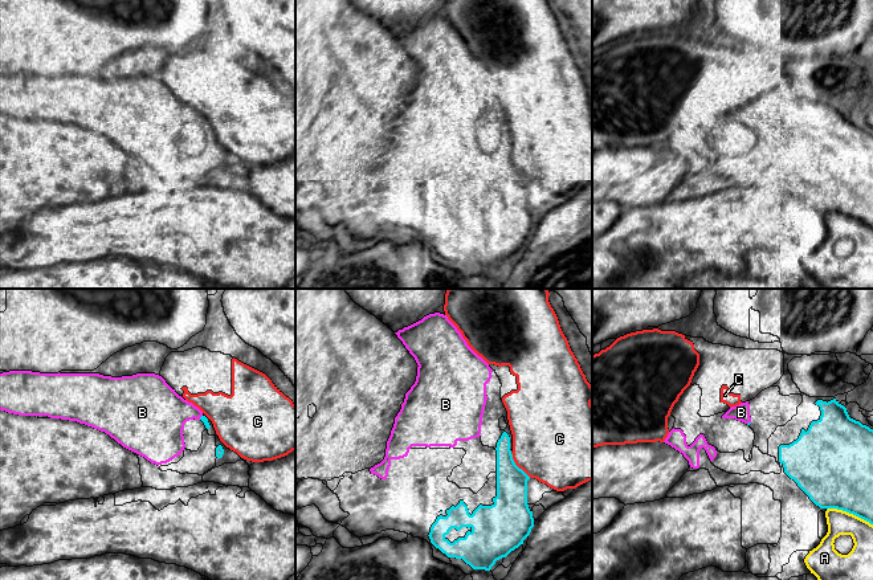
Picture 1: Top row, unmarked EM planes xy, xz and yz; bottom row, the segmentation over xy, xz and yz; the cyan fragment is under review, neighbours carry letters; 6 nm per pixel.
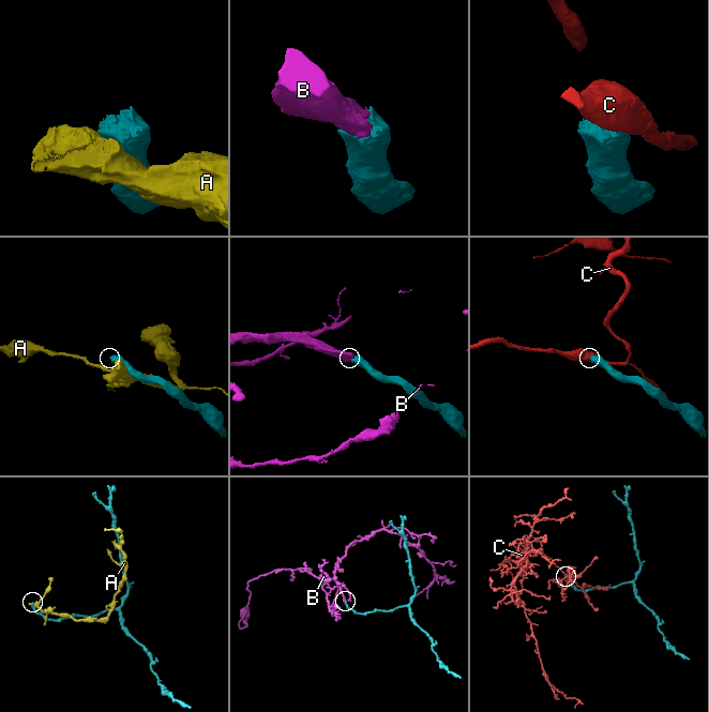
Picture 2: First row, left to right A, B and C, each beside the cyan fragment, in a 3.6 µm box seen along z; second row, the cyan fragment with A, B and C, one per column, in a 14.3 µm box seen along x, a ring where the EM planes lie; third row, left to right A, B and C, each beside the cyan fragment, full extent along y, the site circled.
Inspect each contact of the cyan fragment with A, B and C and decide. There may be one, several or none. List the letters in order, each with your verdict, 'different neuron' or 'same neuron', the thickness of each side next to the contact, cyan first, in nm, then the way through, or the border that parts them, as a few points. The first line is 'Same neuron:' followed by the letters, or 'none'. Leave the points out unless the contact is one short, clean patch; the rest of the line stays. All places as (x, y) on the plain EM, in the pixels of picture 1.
Same neuron: B
A: different neuron | 420/150 nm
B: same neuron | 40/320 nm | across xy (203, 122), (200, 121), (159, 117)
C: different neuron | 200/460 nm

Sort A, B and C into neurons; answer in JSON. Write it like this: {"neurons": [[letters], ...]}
{"neurons": [["A"], ["B"], ["C"]]}

